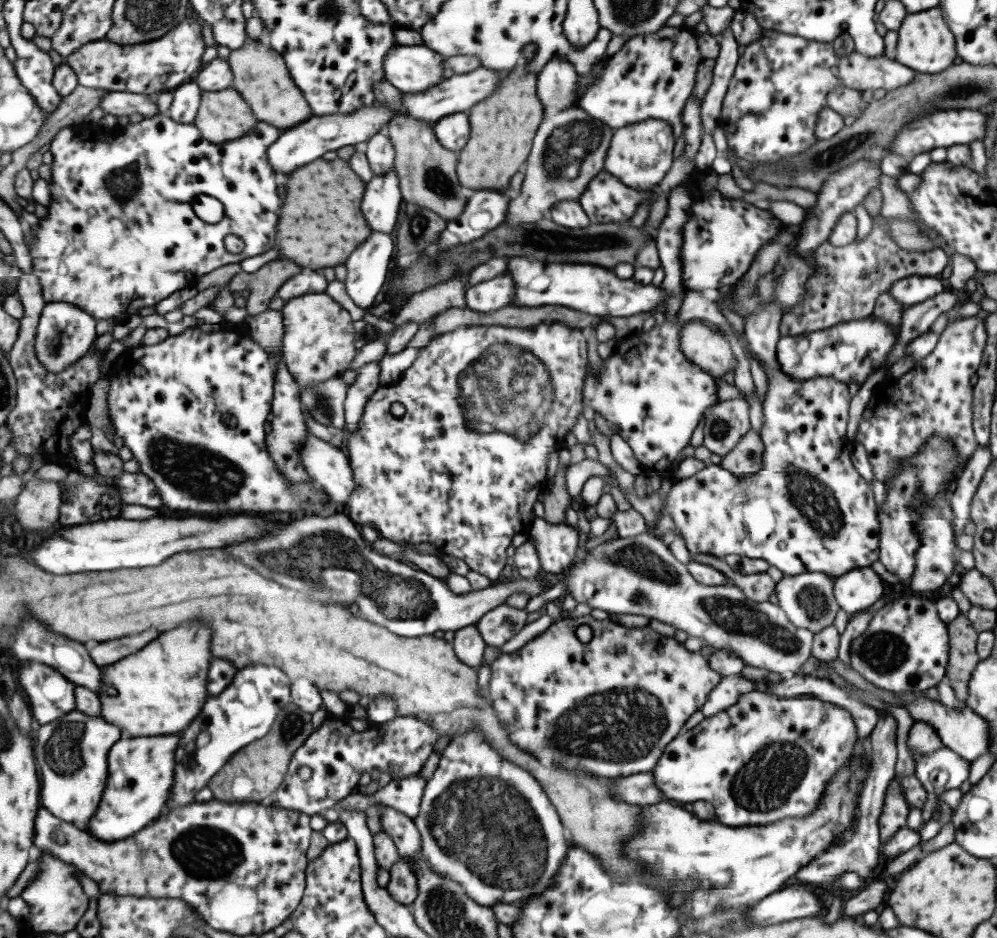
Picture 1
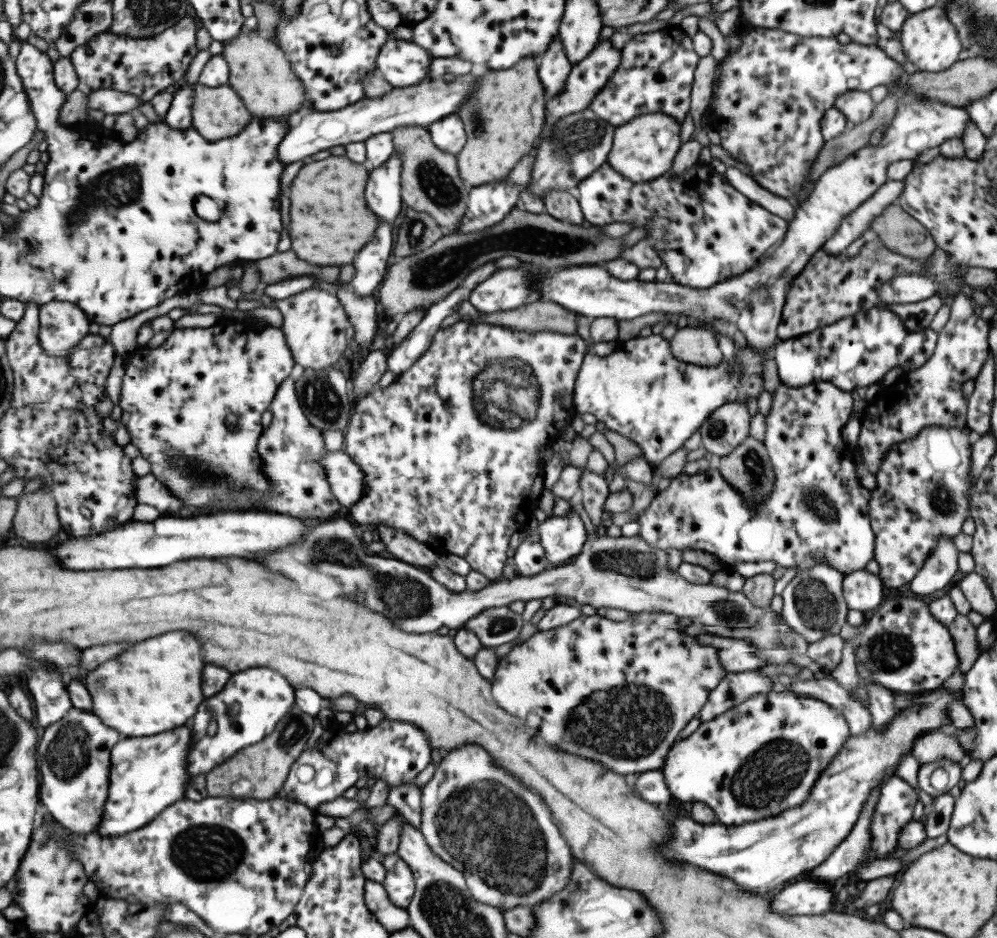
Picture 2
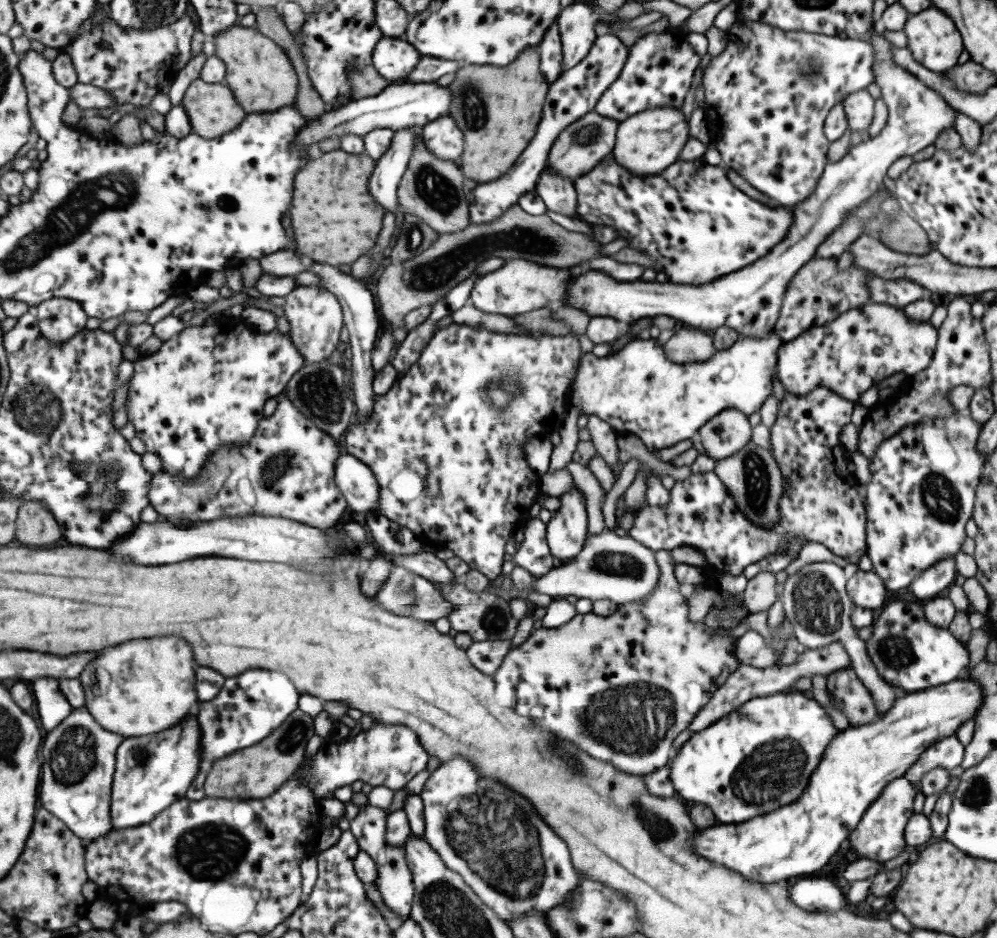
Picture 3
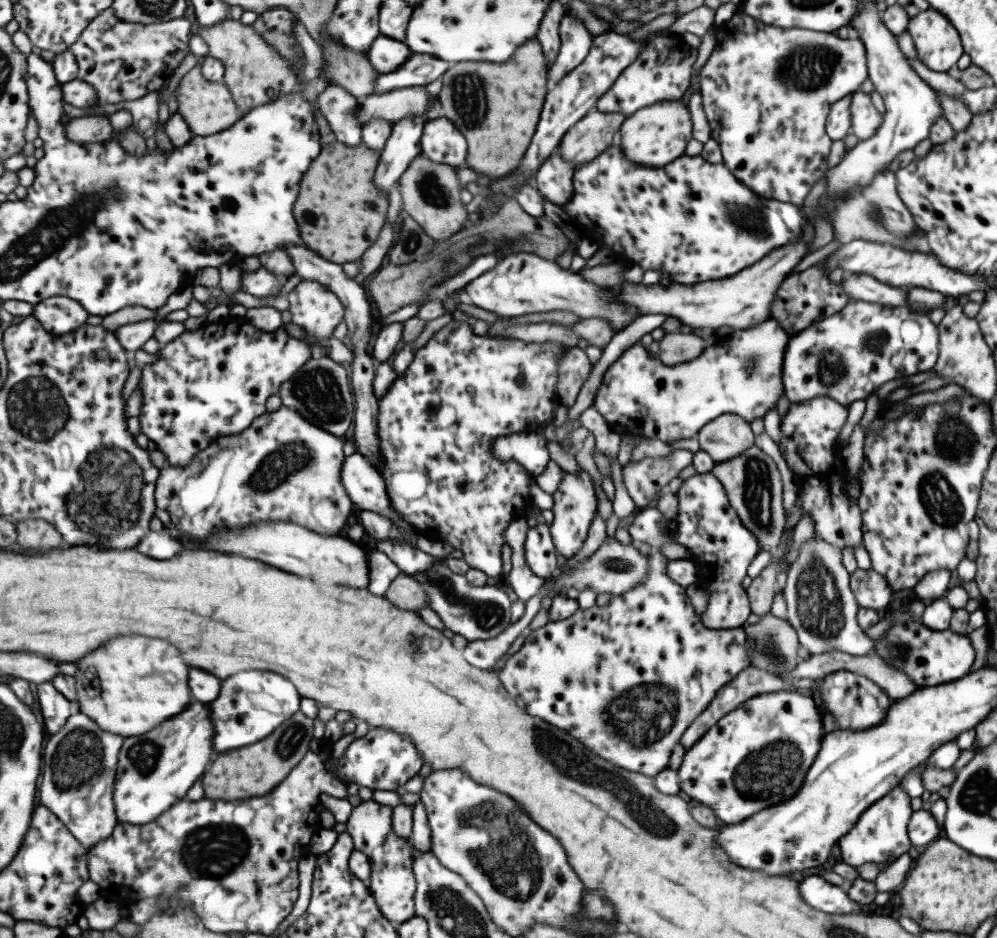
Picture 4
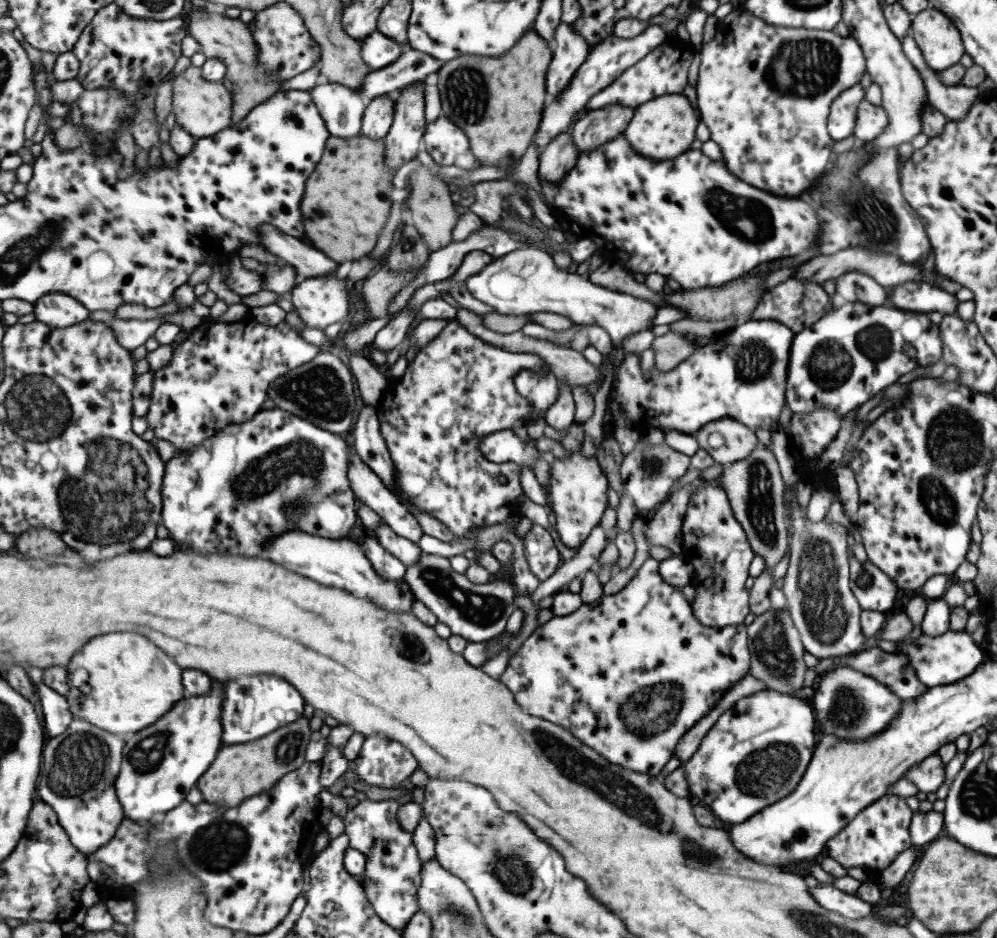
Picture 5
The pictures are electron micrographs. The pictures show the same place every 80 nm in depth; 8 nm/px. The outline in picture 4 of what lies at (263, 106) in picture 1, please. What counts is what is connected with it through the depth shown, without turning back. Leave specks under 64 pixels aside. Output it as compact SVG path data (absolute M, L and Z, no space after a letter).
M225 19L208 27L199 24L197 34L208 45L207 56L225 63L224 83L232 90L233 100L242 117L251 112L251 109L268 105L296 90L298 75L290 67L290 62L264 39L258 26L246 25L240 19Z

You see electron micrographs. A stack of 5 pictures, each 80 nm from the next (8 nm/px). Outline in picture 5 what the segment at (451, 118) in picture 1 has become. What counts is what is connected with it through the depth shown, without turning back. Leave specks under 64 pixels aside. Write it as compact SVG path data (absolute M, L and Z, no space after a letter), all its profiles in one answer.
M439 116L428 125L423 140L423 153L428 152L445 167L479 168L482 166L472 151L468 134L450 118Z

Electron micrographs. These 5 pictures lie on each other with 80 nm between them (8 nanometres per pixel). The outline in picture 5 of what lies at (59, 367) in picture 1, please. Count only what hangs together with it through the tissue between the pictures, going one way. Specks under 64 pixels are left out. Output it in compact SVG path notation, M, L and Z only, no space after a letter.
M51 293L34 305L34 317L49 326L68 329L88 321L89 311L79 299L64 293Z

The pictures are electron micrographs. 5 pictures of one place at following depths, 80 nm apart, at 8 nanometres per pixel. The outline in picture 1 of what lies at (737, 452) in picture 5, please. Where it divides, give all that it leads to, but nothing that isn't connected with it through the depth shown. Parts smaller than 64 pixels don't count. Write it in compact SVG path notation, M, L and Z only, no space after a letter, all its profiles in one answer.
M739 397L717 401L707 412L702 445L694 448L692 456L704 462L710 452L722 457L750 429L749 426L747 401Z

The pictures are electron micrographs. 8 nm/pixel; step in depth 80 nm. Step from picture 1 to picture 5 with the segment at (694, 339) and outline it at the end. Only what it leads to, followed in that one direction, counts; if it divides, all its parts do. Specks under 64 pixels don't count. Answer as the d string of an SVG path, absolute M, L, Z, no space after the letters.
M667 331L663 336L654 337L651 340L649 350L653 351L654 368L667 371L688 358L697 350L697 347L691 338Z

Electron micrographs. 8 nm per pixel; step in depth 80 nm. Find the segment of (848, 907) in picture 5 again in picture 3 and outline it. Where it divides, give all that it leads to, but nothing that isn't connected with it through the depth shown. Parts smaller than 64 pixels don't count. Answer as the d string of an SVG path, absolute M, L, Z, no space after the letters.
M805 876L788 886L789 902L809 912L835 912L843 909L845 900L841 889L828 879Z

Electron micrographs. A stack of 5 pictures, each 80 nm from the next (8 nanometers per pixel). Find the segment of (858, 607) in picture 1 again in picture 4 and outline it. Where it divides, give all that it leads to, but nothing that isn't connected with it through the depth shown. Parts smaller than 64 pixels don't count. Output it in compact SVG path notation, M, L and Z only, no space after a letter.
M856 567L848 574L848 587L861 608L871 608L883 613L891 600L891 587L874 570Z

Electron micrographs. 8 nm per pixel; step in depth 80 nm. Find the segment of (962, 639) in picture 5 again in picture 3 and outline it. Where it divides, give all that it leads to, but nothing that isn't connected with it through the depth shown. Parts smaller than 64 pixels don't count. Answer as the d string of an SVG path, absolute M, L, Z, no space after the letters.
M891 602L883 612L875 612L872 633L865 641L865 650L879 676L904 693L944 685L968 670L969 653L966 646L947 629L929 624L922 605L913 602Z

